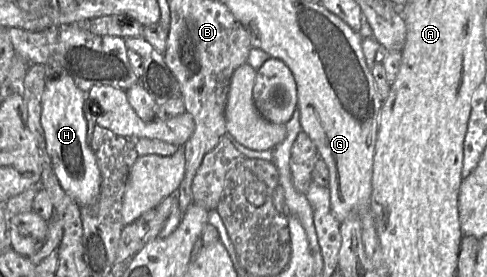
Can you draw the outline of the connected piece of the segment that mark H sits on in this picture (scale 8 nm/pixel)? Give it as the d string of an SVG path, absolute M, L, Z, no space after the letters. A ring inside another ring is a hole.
M67 73L58 79L46 81L41 98L41 126L52 168L62 189L80 207L96 201L101 185L100 170L87 137L83 108L85 98L86 93L77 87Z

